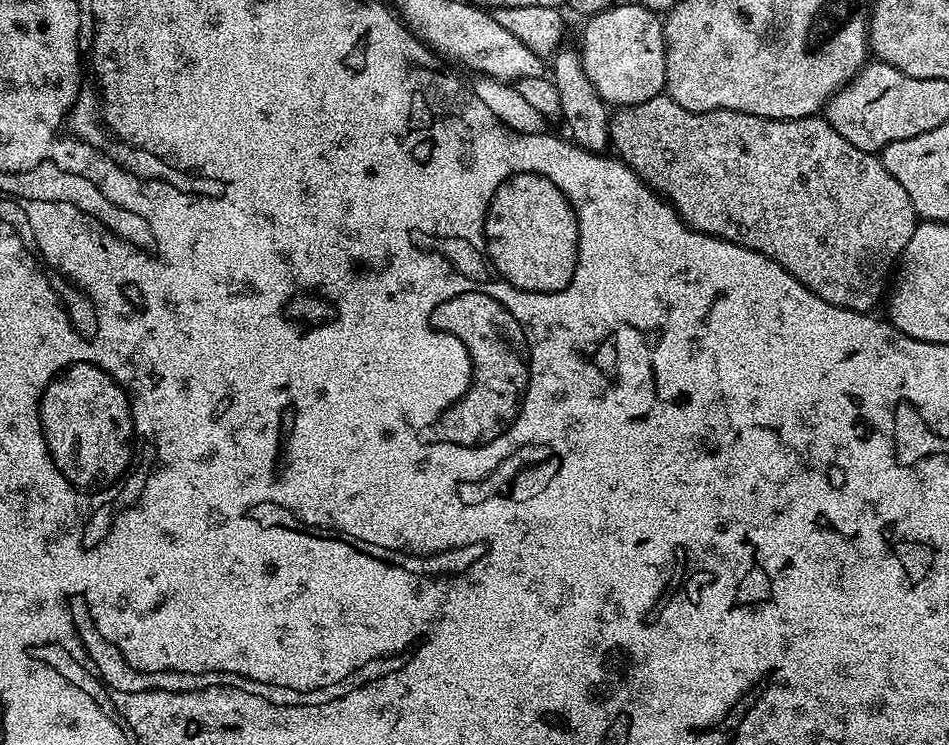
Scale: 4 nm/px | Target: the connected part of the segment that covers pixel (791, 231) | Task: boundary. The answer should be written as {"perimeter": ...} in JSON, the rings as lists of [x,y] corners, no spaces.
{"perimeter":[[[661,94],[646,102],[638,102],[625,108],[617,107],[611,113],[608,122],[608,138],[615,155],[629,168],[633,168],[653,192],[666,198],[692,231],[705,232],[707,236],[717,236],[719,240],[734,242],[738,246],[746,246],[750,250],[760,252],[766,258],[778,262],[778,266],[782,266],[791,276],[798,278],[798,282],[802,282],[802,286],[818,294],[818,298],[834,306],[842,306],[846,310],[865,314],[873,311],[872,307],[879,302],[880,295],[881,300],[885,295],[906,242],[910,242],[910,234],[914,234],[918,223],[916,211],[910,202],[910,194],[906,194],[906,190],[902,190],[901,184],[898,183],[898,178],[894,178],[894,174],[886,170],[879,155],[858,150],[858,146],[850,146],[850,142],[846,142],[846,138],[842,138],[842,134],[838,134],[838,130],[834,130],[834,126],[830,126],[827,119],[820,114],[793,120],[771,120],[754,114],[742,114],[738,110],[721,108],[717,112],[691,112],[678,106],[678,102],[671,100],[667,94]]]}

